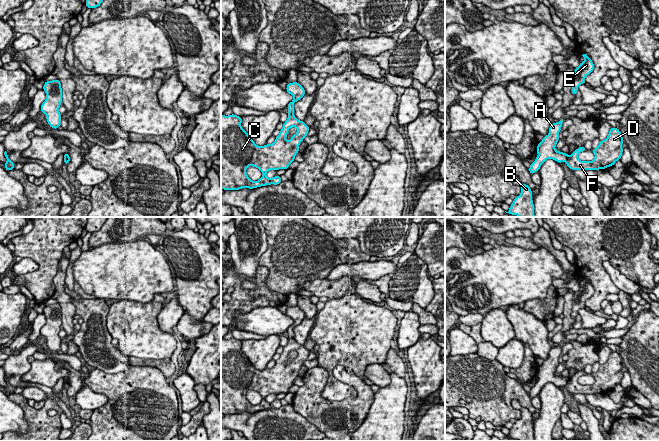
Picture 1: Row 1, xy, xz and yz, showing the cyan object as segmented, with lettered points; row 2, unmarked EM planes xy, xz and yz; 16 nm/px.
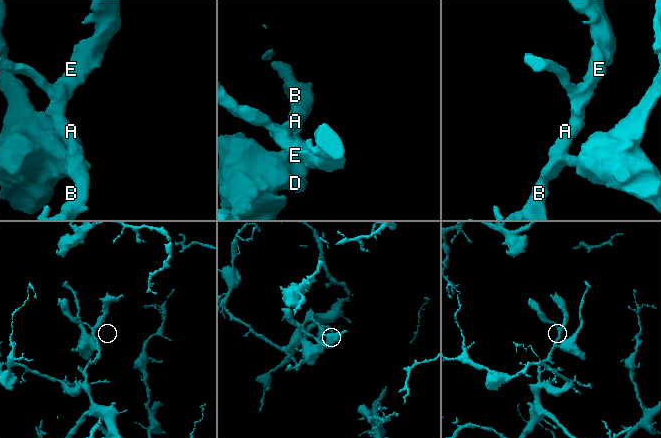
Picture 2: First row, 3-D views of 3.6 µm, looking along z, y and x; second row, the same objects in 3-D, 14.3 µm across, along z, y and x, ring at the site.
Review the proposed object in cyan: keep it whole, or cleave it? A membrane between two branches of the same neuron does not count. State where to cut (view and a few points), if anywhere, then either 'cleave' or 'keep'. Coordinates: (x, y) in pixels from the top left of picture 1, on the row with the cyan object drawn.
xz (288, 113), (293, 114) | cleave

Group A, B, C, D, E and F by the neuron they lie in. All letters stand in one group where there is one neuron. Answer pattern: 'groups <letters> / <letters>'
groups A B E / C D F

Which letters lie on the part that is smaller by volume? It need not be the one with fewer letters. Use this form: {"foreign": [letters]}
{"foreign": ["C", "D", "F"]}

